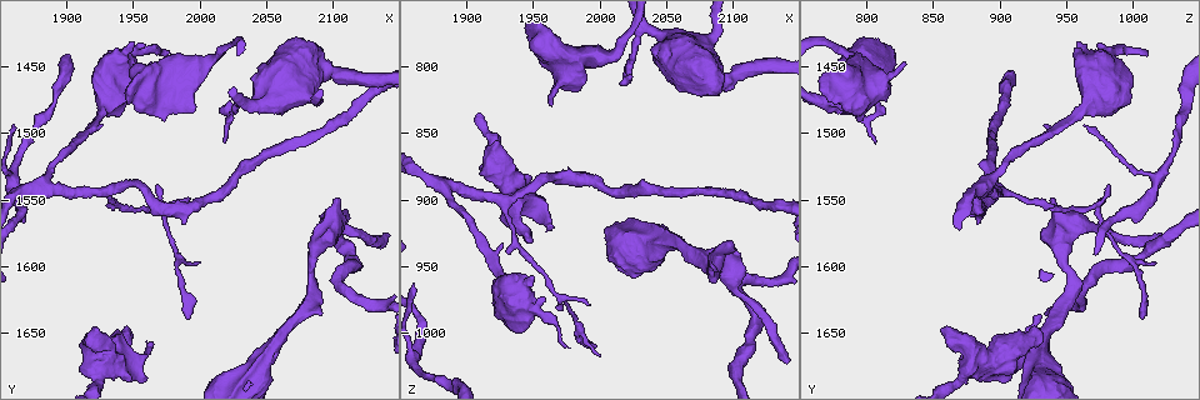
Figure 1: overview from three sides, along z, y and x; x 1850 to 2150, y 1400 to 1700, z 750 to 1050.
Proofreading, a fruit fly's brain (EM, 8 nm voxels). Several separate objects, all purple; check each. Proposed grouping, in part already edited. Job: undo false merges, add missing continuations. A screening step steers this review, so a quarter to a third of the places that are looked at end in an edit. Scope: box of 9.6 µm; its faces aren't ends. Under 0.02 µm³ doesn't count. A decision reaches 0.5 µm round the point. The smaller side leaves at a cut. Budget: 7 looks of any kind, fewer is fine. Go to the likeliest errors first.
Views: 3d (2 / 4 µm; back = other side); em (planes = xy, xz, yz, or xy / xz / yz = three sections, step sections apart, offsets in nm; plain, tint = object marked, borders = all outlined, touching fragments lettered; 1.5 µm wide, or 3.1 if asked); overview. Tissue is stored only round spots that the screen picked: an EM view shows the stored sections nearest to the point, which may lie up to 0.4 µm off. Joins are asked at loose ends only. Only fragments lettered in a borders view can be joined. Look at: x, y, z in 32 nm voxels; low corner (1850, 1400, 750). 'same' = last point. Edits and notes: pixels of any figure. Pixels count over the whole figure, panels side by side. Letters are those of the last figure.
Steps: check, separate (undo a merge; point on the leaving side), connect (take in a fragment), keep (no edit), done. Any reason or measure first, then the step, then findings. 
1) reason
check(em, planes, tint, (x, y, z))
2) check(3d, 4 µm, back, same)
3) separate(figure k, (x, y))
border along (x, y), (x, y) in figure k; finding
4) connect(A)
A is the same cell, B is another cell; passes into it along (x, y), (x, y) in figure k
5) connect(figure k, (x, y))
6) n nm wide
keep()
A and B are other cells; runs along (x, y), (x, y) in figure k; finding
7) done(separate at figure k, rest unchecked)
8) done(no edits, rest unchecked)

check(em, xy, step 4, tint, (1964, 1448, 828))

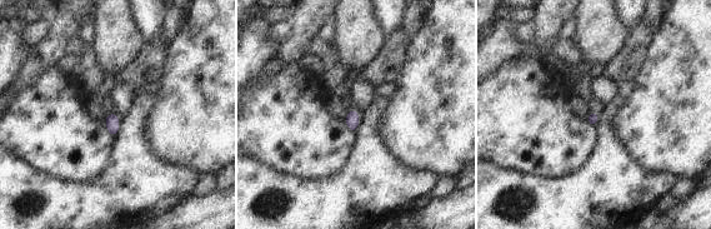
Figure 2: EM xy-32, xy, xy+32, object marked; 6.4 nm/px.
check(em, yz, step 8, borders, same)

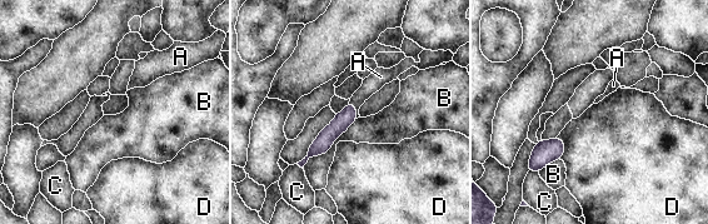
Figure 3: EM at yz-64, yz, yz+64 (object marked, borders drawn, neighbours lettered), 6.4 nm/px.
120 nm wide; B touches over 480 nm
connect(A)
A is the same cell, B, C and D are other cells; it goes on there

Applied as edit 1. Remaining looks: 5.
check(overview)

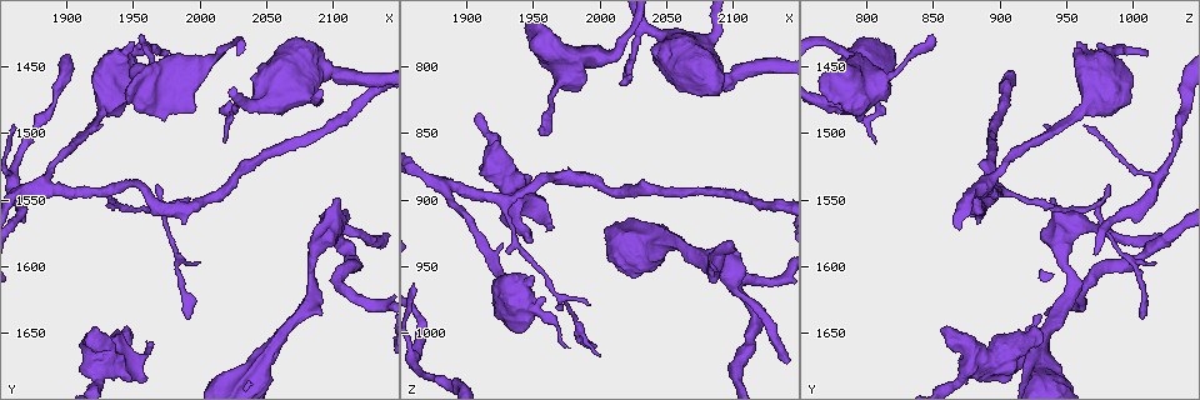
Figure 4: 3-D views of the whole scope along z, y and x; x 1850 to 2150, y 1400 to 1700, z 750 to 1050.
an open end
check(em, yz, step 8, plain, (2018, 1506, 808))

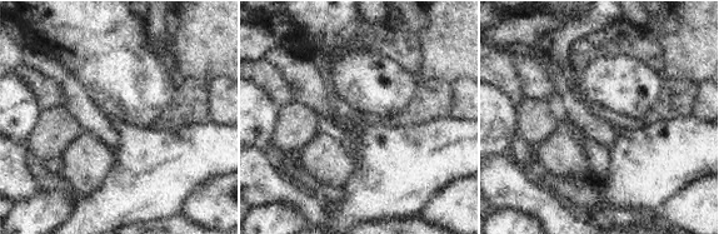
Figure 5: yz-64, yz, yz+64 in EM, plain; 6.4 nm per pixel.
check(em, yz, step 8, borders, same)

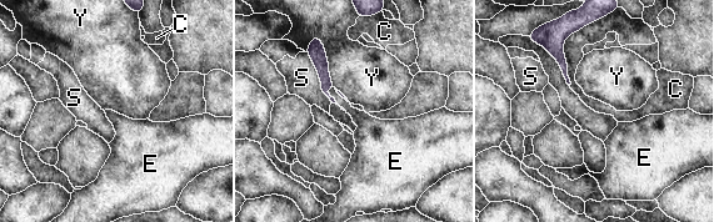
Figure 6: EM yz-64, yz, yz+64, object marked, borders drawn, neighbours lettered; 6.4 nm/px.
connect(E)
E is the same cell, C, S and Y are other cells; passes into it along (319, 57), (336, 91), (363, 120) in figure 6; the cell continues

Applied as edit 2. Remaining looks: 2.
done(connect at figure 3, connect at figure 6, rest unchecked)

